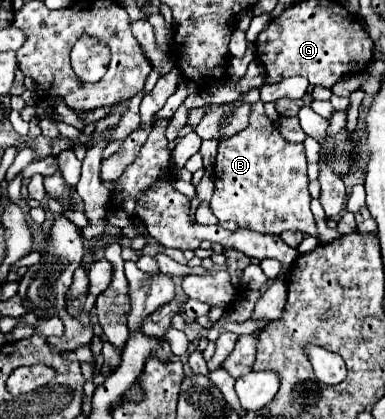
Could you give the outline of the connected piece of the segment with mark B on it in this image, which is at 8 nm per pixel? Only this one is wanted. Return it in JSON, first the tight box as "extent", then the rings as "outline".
{"extent":[209,101,317,237],"outline":[[[263,101],[251,105],[249,125],[243,131],[219,141],[213,181],[215,193],[209,207],[219,221],[235,221],[243,229],[271,235],[291,229],[317,237],[315,219],[309,209],[311,195],[307,191],[305,147],[303,143],[283,139],[279,129],[265,115]]]}

